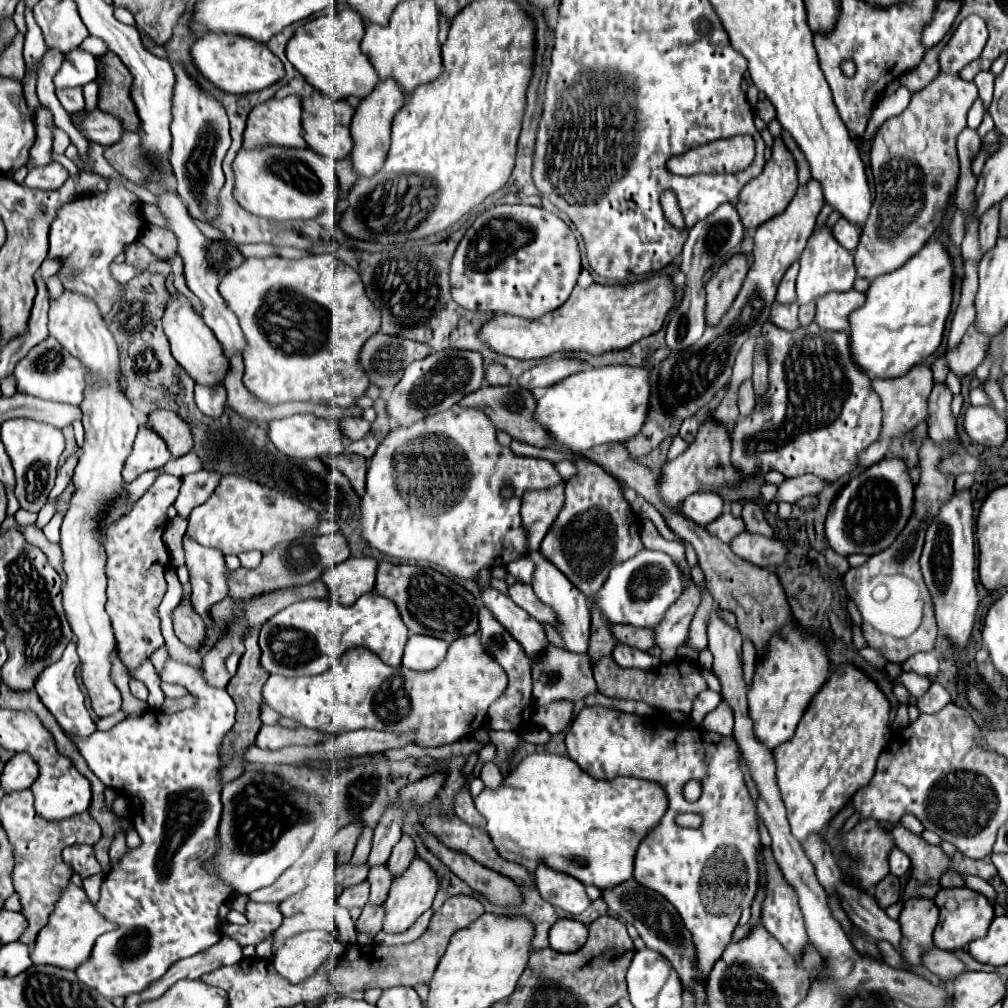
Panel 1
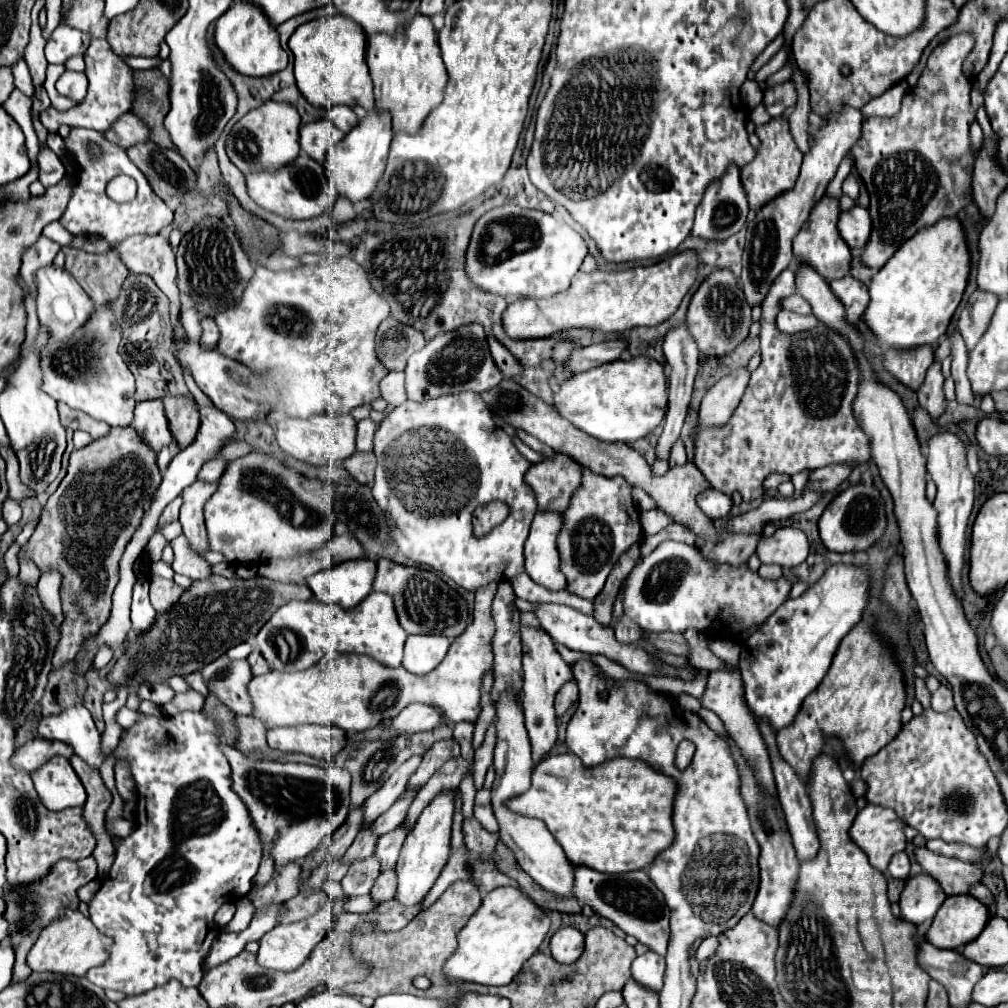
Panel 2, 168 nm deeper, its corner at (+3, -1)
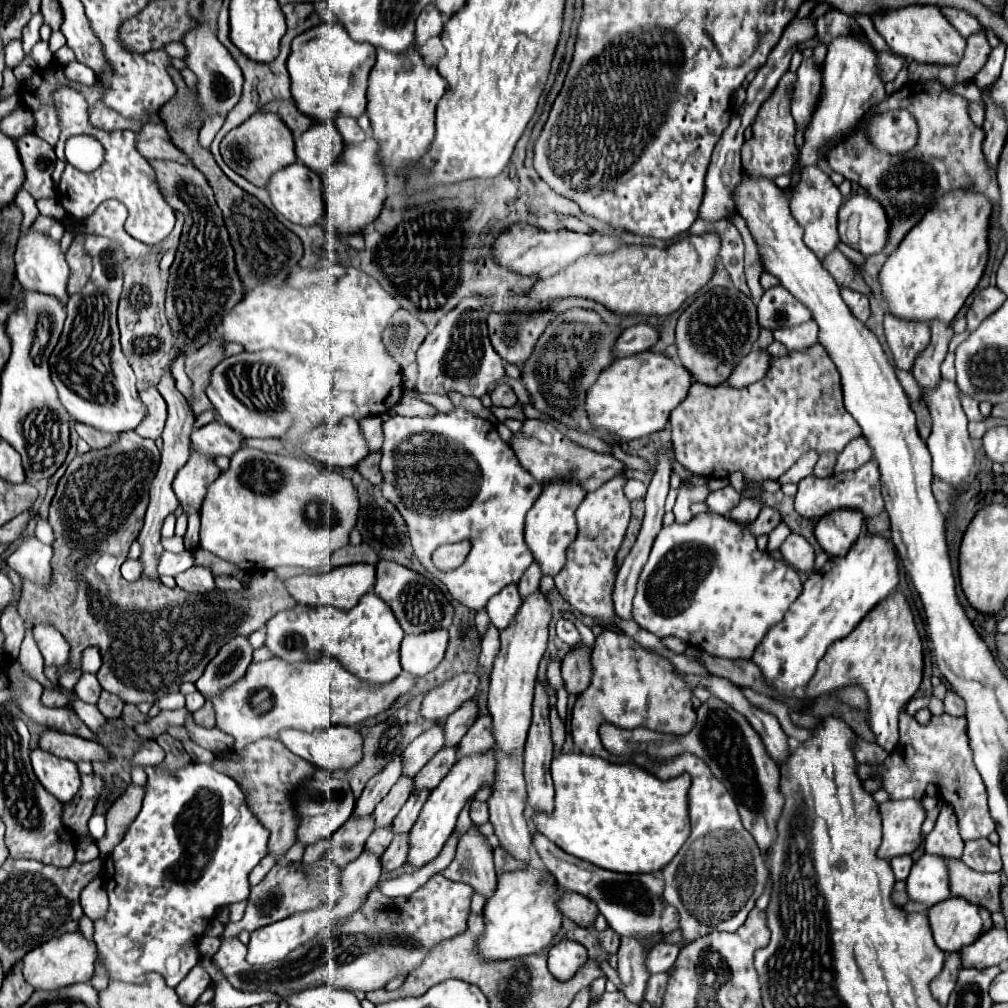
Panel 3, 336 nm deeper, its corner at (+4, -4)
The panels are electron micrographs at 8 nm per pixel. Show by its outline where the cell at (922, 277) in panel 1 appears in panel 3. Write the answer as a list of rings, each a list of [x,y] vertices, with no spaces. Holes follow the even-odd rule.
[[[950,194],[944,198],[944,202],[940,202],[940,206],[936,206],[936,210],[932,210],[932,214],[928,214],[928,218],[924,218],[924,222],[920,222],[920,226],[914,226],[908,232],[908,238],[904,238],[904,242],[900,242],[900,246],[888,256],[878,274],[884,308],[888,314],[912,322],[940,320],[942,324],[948,324],[954,320],[966,298],[980,282],[988,260],[986,238],[990,208],[990,202],[986,198],[980,198],[980,194]]]

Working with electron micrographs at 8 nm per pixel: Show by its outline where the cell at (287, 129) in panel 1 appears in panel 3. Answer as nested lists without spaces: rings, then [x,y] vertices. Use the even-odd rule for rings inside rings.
[[[256,112],[236,130],[230,130],[220,144],[220,154],[236,174],[256,186],[266,186],[272,174],[296,162],[292,132],[288,130],[288,126],[284,126],[284,120],[272,112]]]

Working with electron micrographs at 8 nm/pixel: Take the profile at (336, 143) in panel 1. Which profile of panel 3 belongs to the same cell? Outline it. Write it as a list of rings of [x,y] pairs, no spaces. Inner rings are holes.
[[[316,122],[312,130],[306,130],[296,140],[296,156],[308,168],[322,174],[336,162],[340,150],[344,148],[344,140],[336,130],[334,122]]]

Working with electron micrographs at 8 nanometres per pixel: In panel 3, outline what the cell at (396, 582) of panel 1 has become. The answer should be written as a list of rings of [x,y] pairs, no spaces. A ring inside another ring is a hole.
[[[380,560],[376,564],[376,596],[380,596],[394,612],[398,624],[406,634],[422,634],[430,630],[448,630],[454,622],[454,608],[442,590],[428,578],[418,572],[412,572],[406,566],[396,562]]]

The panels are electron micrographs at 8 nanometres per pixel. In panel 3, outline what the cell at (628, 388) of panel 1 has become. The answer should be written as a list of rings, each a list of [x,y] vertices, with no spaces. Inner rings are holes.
[[[640,352],[614,360],[600,372],[598,380],[588,388],[584,410],[596,428],[628,442],[662,430],[670,412],[686,398],[690,386],[692,374],[678,360],[656,352]]]

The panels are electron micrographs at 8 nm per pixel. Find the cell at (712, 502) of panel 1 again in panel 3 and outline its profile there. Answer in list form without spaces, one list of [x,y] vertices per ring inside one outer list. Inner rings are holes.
[[[726,486],[722,490],[716,490],[716,492],[710,492],[708,498],[706,498],[706,504],[708,504],[708,510],[712,514],[720,514],[720,516],[728,516],[730,510],[738,504],[740,500],[740,494],[732,488],[732,486]]]

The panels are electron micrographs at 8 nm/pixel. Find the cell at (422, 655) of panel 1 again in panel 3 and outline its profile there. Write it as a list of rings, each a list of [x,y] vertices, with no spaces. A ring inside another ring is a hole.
[[[446,630],[404,636],[402,648],[400,648],[402,670],[414,676],[424,676],[432,672],[442,662],[446,646],[448,646]]]

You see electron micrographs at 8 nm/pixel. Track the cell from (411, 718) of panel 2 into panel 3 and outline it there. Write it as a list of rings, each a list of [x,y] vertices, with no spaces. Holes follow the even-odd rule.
[[[460,674],[446,684],[430,690],[420,706],[420,716],[430,722],[444,722],[452,712],[456,712],[466,700],[474,696],[478,688],[478,676]]]

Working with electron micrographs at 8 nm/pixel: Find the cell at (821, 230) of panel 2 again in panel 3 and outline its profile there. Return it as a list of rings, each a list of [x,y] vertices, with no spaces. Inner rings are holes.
[[[812,166],[812,170],[804,170],[804,182],[800,182],[800,186],[796,186],[796,190],[792,190],[790,194],[790,210],[798,226],[804,230],[804,244],[818,256],[818,260],[824,260],[840,244],[836,230],[840,206],[842,206],[842,194],[832,184],[830,176],[818,166]]]

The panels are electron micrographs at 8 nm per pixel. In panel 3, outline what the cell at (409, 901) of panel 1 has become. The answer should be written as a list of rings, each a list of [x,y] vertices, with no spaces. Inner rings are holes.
[[[492,752],[462,758],[460,762],[456,762],[452,766],[452,770],[442,778],[442,782],[430,792],[416,824],[412,826],[410,850],[408,850],[408,860],[406,860],[410,866],[422,868],[424,864],[432,862],[440,854],[448,836],[454,832],[458,814],[464,808],[466,800],[472,798],[480,790],[480,786],[484,786],[484,784],[492,786]]]

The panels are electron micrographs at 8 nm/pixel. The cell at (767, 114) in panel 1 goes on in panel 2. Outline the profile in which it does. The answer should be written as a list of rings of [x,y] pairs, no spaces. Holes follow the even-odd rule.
[[[787,81],[787,83],[781,83],[781,85],[767,89],[763,101],[765,101],[765,107],[771,117],[781,117],[789,107],[793,107],[797,103],[795,83]]]

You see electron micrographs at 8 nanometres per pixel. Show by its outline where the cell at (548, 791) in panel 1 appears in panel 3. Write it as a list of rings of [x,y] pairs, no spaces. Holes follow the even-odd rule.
[[[560,754],[552,760],[552,776],[556,784],[556,804],[550,814],[532,812],[536,832],[544,834],[564,852],[596,864],[612,872],[658,872],[680,850],[690,834],[688,822],[688,788],[690,778],[678,776],[672,780],[658,780],[654,774],[638,764],[612,764],[598,756]]]

